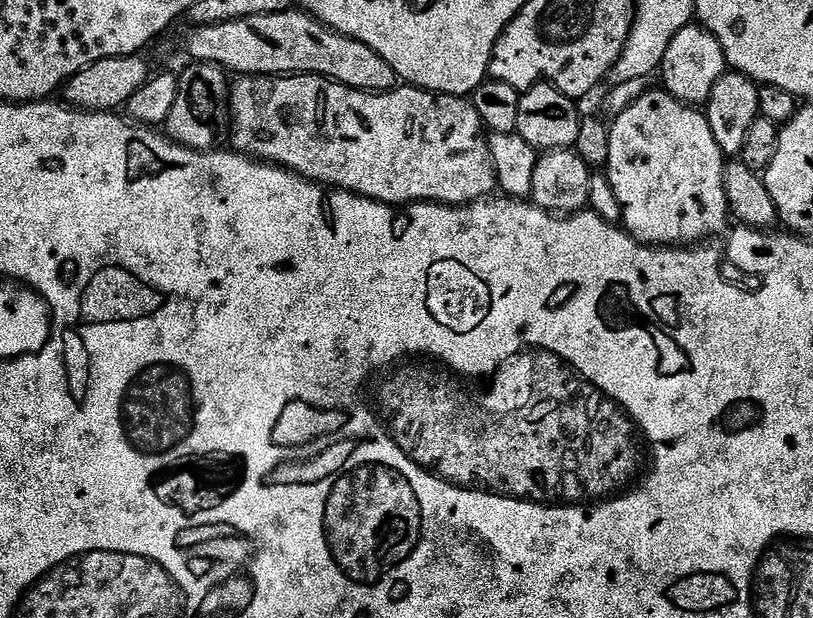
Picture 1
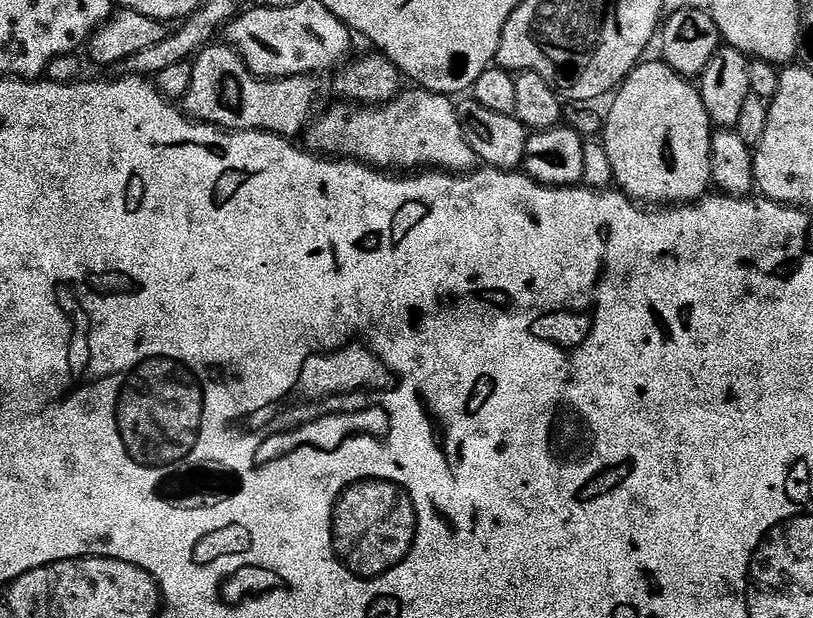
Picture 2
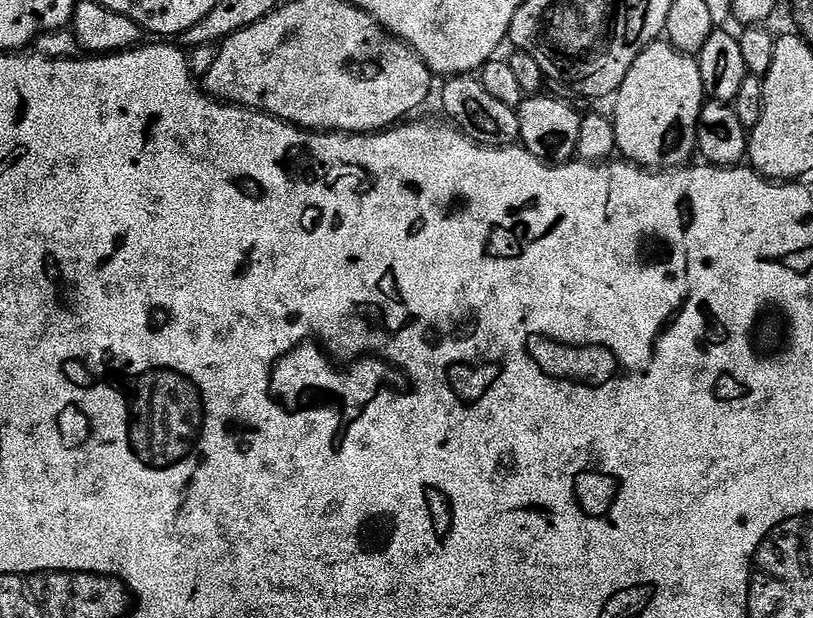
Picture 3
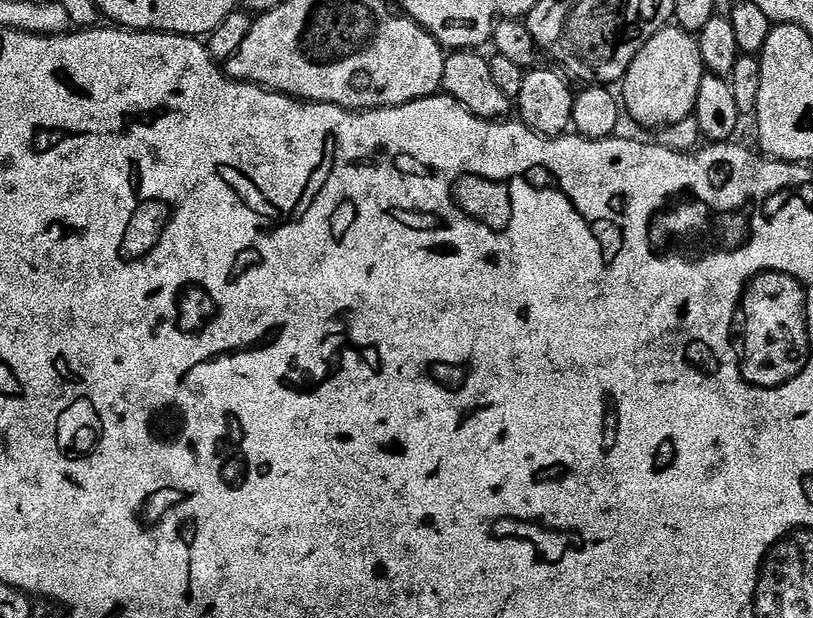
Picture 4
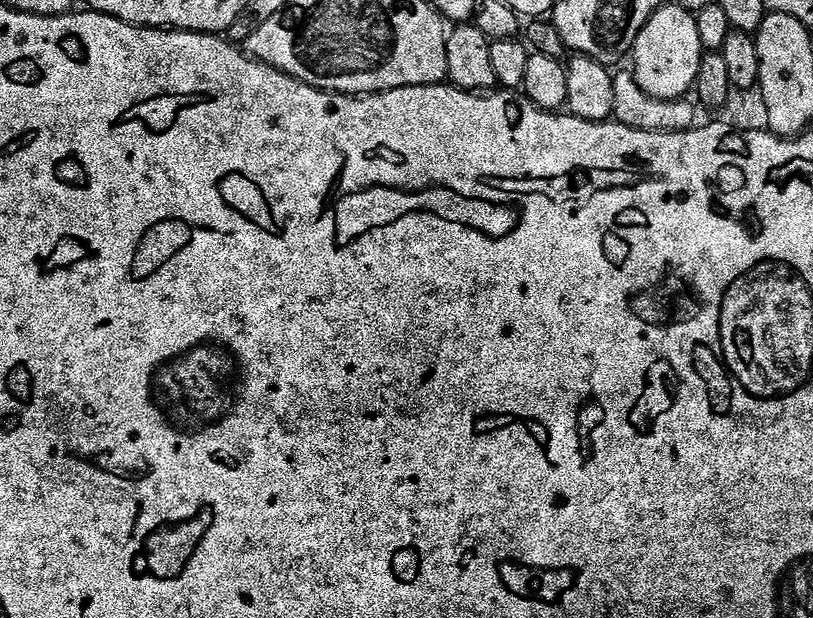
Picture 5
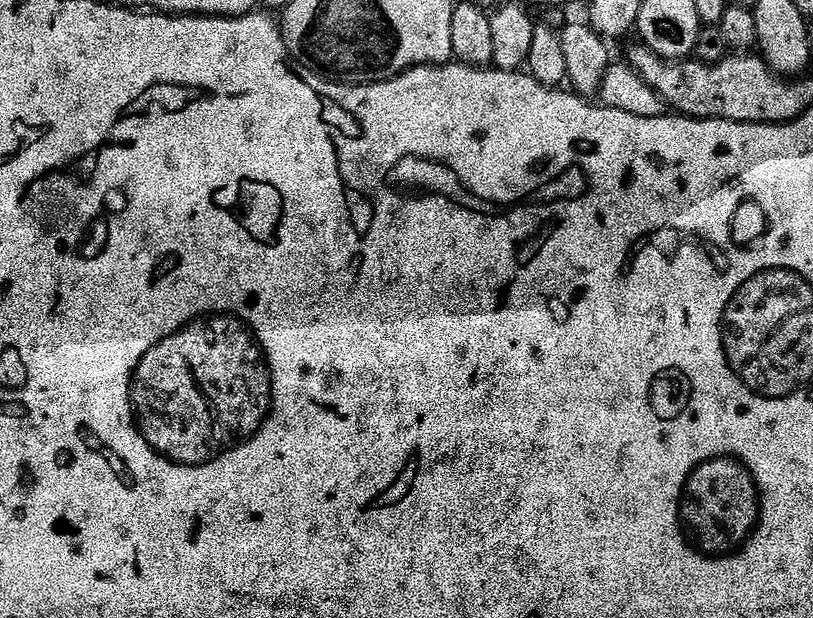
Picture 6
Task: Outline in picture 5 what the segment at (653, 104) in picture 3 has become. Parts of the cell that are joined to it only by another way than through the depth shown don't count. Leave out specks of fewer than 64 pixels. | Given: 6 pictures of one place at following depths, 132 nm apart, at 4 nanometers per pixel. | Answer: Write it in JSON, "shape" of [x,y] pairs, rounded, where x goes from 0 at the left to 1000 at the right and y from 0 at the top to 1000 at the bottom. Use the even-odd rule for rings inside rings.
{"shape":[[[819,3],[798,29],[795,42],[790,42],[775,86],[775,99],[777,97],[775,110],[781,117],[782,131],[790,139],[790,146],[795,146],[801,155],[815,162],[835,162],[845,157],[855,144],[859,107],[863,100],[867,83],[863,61],[859,61],[859,36],[855,24],[844,18],[834,3]]]}

